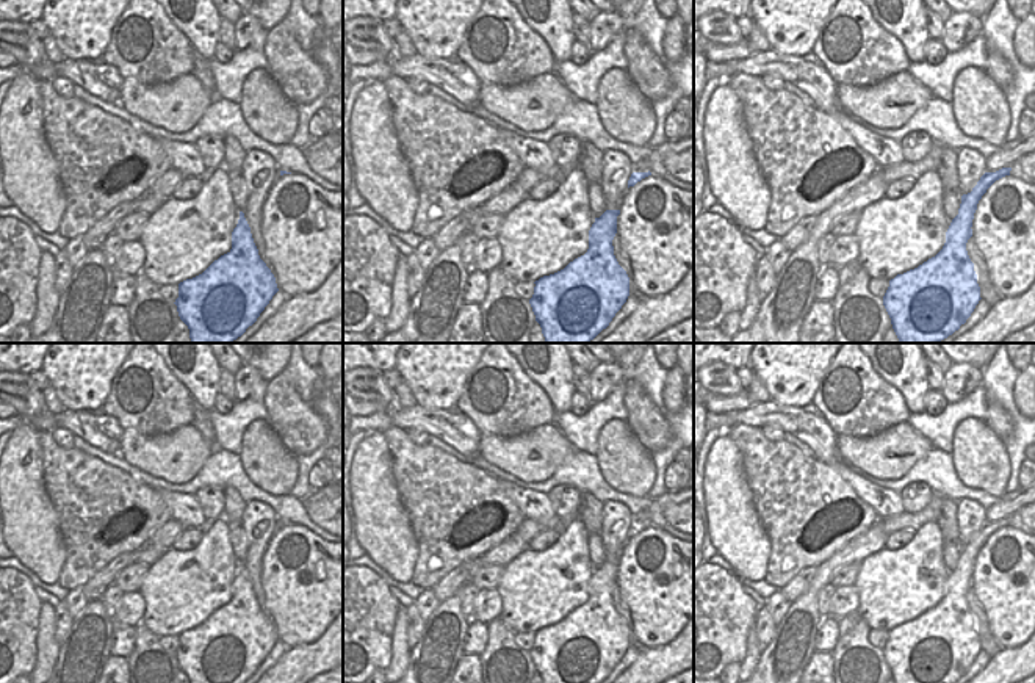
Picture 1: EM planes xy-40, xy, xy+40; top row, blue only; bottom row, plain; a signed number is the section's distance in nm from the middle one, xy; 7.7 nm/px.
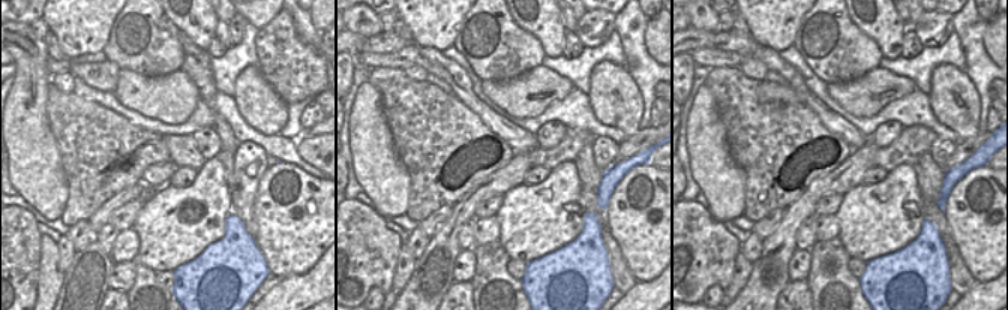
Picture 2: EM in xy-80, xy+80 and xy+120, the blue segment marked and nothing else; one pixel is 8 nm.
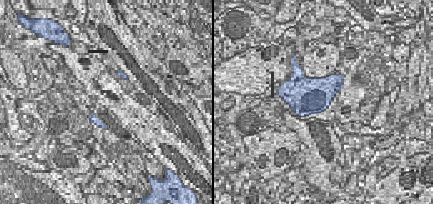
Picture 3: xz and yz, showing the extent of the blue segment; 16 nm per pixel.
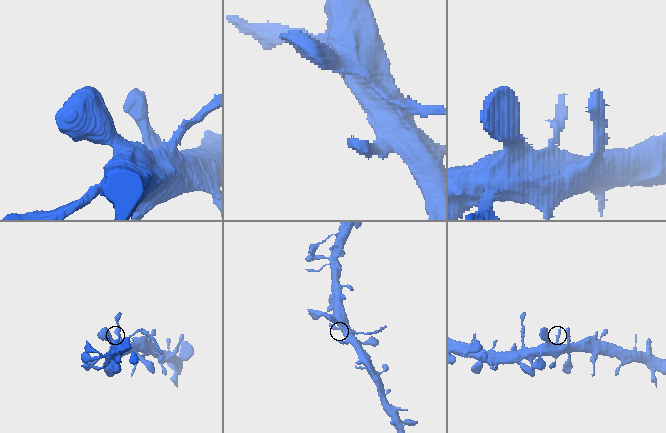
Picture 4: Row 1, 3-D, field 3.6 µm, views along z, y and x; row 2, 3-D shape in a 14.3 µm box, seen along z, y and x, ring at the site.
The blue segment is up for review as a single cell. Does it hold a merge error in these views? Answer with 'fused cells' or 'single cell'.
fused cells

